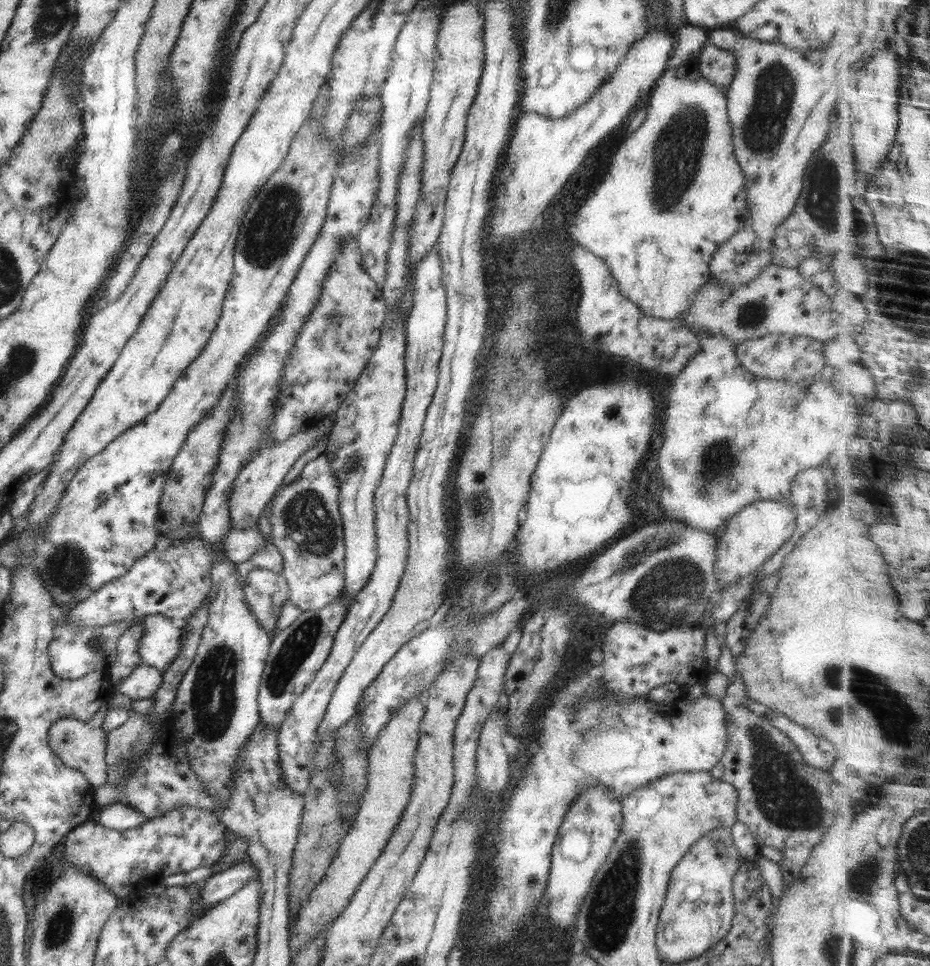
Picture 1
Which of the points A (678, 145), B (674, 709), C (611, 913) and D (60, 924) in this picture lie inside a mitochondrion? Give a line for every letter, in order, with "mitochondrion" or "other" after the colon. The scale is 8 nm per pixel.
A: mitochondrion
B: other
C: mitochondrion
D: mitochondrion

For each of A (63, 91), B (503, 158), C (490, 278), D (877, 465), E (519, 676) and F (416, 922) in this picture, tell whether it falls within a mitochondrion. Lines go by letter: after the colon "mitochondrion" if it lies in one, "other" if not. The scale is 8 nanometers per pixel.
A: other
B: other
C: other
D: other
E: other
F: other

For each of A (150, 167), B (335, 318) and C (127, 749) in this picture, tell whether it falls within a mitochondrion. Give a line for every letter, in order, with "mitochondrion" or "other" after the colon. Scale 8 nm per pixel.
A: other
B: mitochondrion
C: mitochondrion

